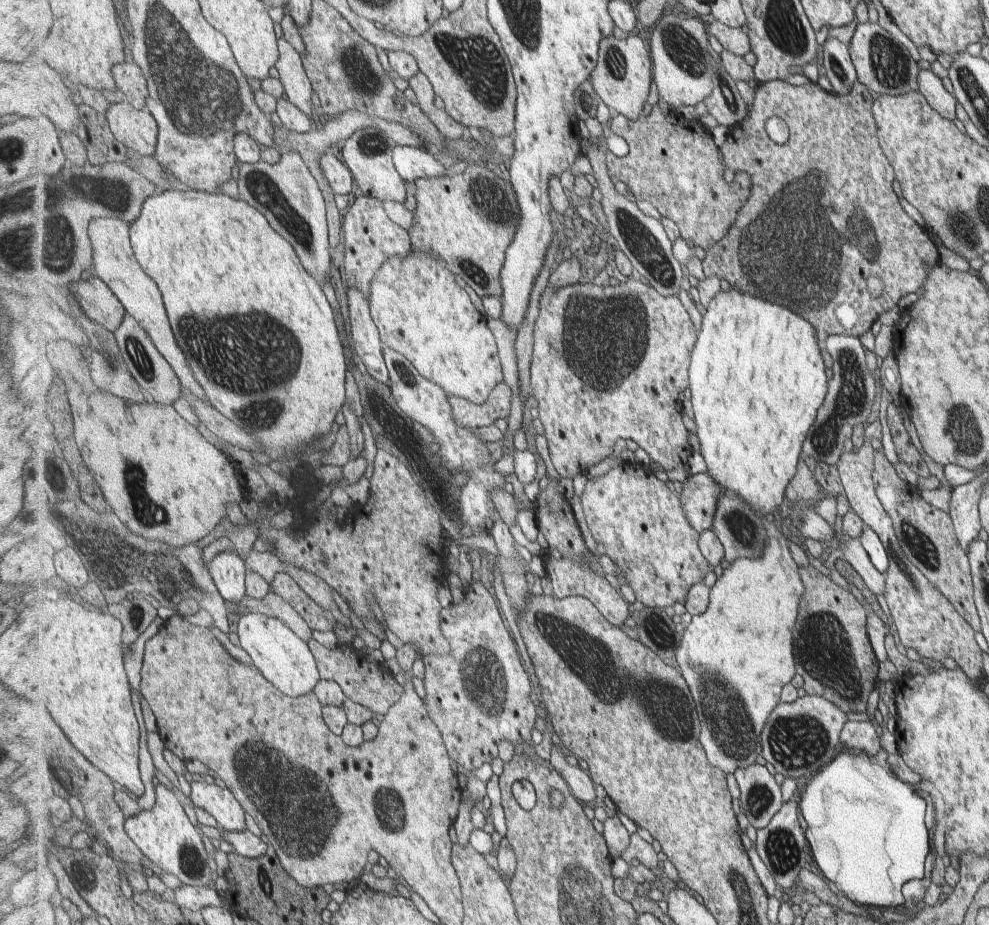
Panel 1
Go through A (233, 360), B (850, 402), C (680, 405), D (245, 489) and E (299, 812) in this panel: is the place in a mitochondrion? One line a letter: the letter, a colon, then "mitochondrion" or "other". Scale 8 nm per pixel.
A: mitochondrion
B: mitochondrion
C: other
D: other
E: mitochondrion

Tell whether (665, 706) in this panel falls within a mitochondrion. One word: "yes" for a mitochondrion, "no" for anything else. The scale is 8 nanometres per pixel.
yes

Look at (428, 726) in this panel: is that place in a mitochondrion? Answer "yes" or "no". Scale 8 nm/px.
no

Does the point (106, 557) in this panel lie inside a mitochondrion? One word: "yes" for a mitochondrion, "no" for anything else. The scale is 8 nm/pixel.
yes

